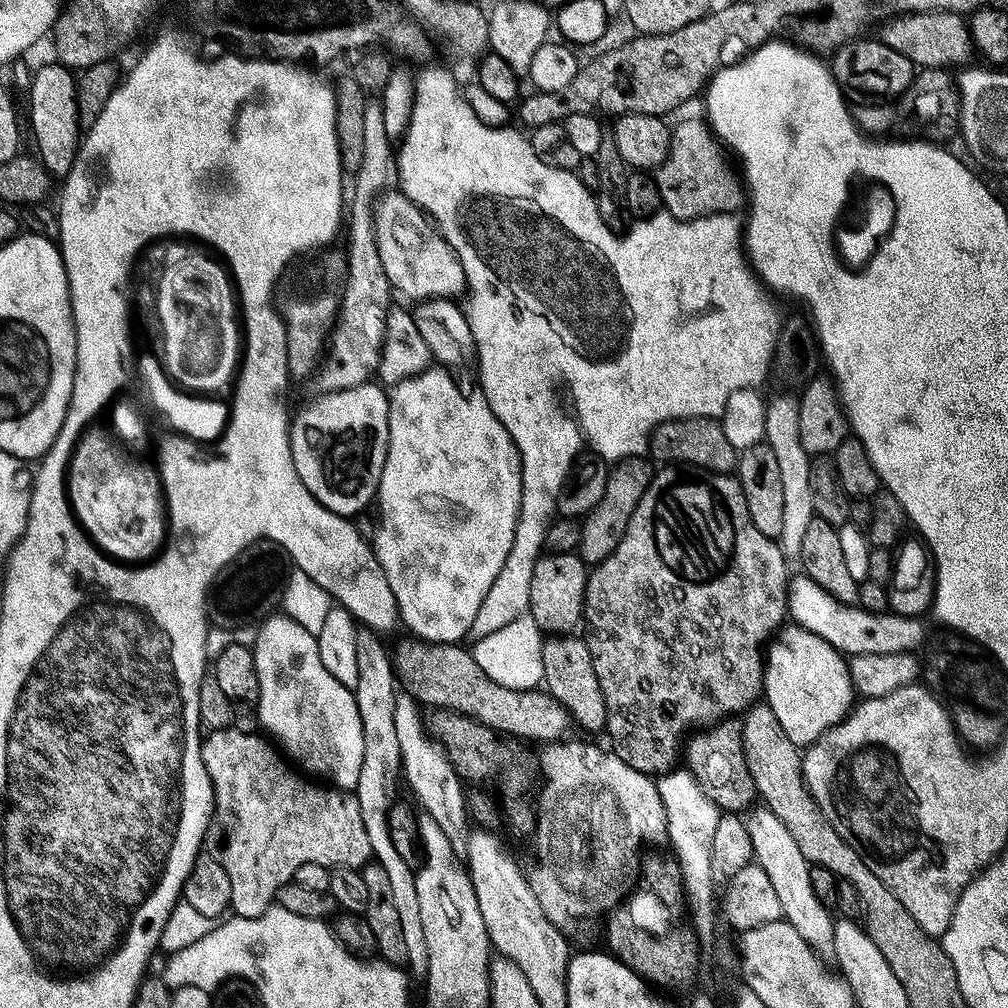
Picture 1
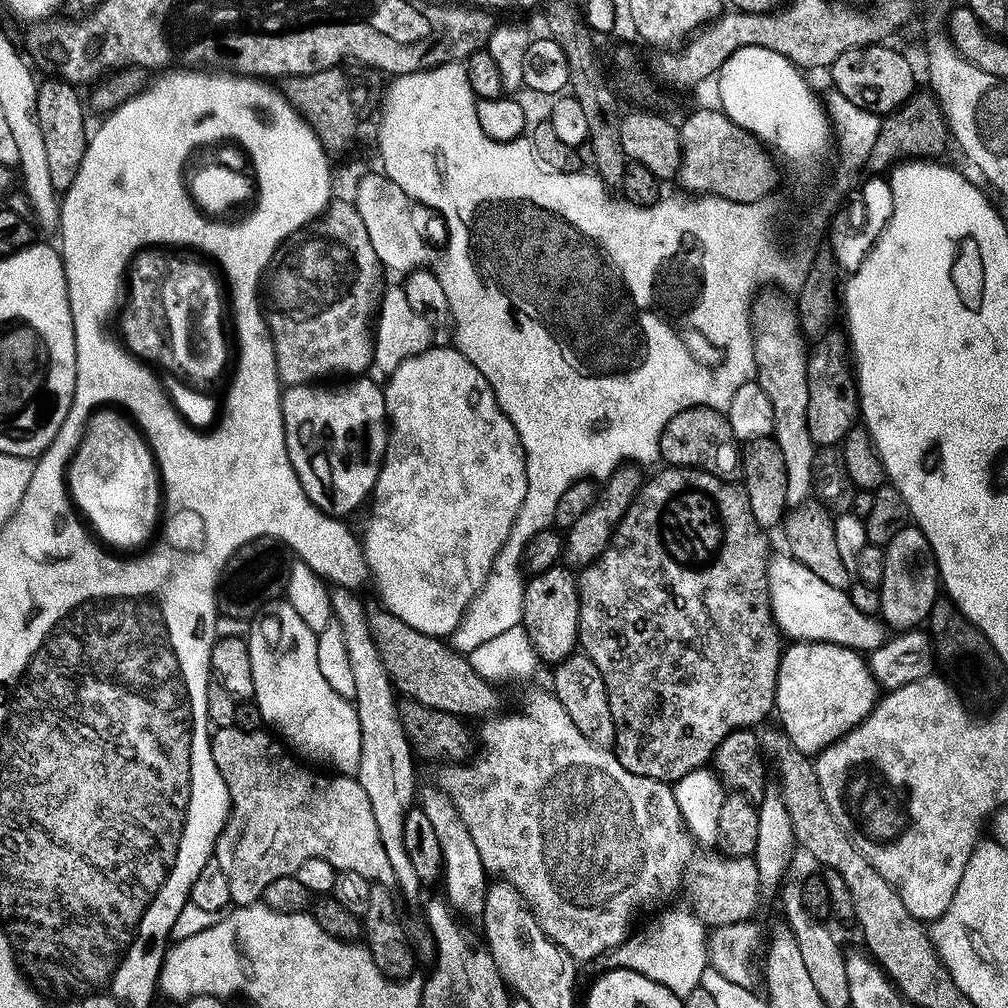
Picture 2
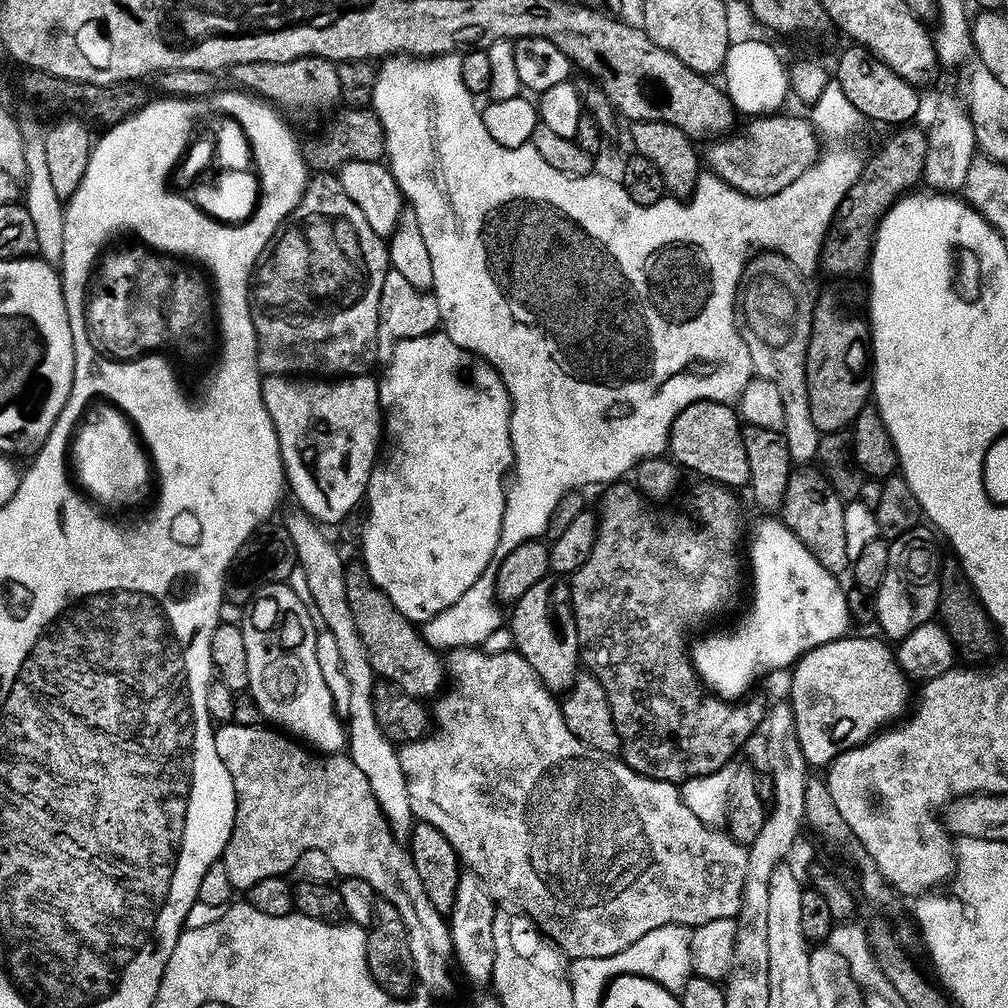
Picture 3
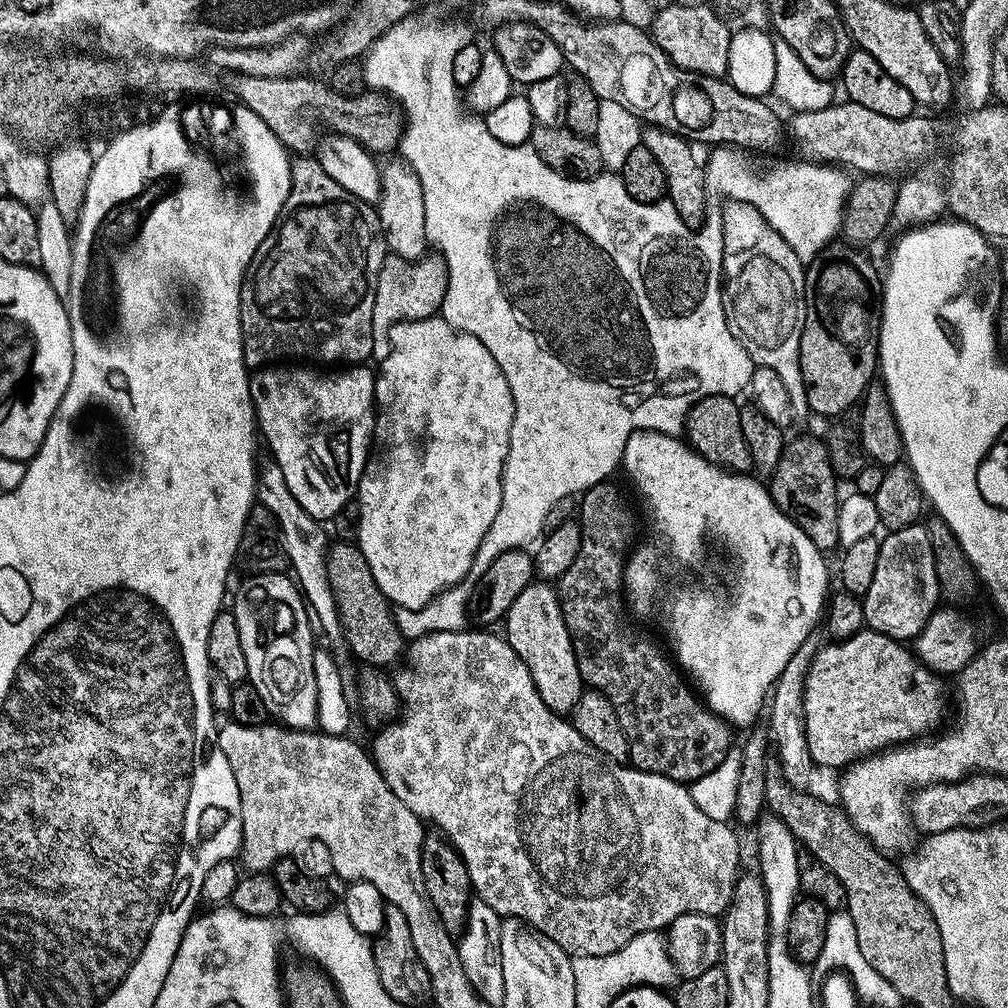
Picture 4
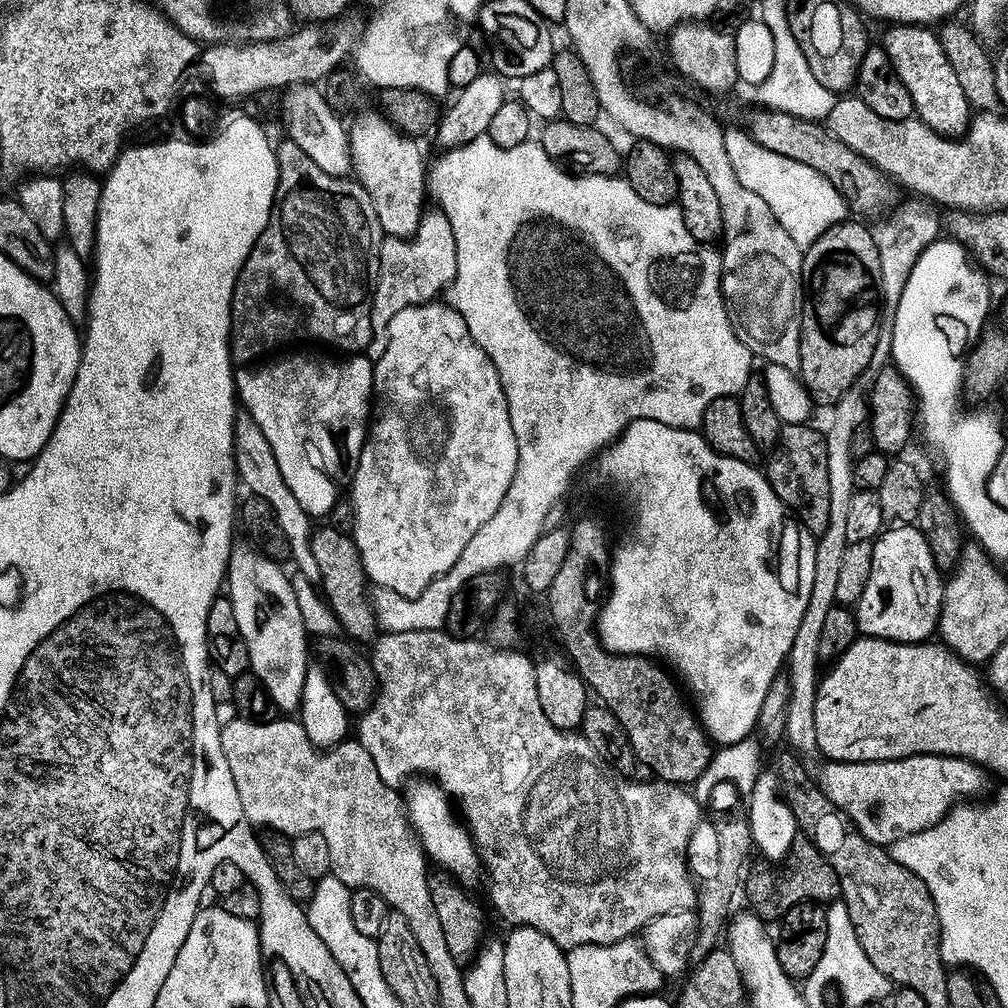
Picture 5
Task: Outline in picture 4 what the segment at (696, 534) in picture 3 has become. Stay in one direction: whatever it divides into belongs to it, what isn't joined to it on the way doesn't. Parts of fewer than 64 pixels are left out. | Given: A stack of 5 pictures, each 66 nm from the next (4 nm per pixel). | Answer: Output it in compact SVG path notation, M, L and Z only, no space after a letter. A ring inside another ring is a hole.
M612 482L595 484L579 497L578 503L580 503L578 521L581 528L581 546L577 558L558 579L555 590L560 600L562 618L565 619L566 628L573 642L581 678L589 689L601 692L613 706L629 746L628 759L631 767L639 768L641 772L662 774L685 786L691 785L693 781L710 774L718 767L734 747L733 725L722 717L715 716L702 703L701 697L688 689L689 681L670 659L667 651L664 653L650 637L628 628L627 622L624 621L624 608L626 612L624 566L628 563L630 549L633 547L632 512L624 505L619 490Z

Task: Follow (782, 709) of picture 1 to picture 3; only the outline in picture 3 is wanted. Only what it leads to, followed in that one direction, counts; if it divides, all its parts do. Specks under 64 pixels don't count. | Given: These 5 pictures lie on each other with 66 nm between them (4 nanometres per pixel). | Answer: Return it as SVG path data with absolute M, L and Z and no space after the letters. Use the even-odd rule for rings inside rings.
M855 634L842 636L838 640L831 640L829 644L811 648L791 669L793 672L790 703L794 726L797 728L797 738L805 761L813 769L827 769L835 756L866 743L877 732L895 725L909 711L910 681L896 661L893 649L883 639L880 640L871 640L868 636Z

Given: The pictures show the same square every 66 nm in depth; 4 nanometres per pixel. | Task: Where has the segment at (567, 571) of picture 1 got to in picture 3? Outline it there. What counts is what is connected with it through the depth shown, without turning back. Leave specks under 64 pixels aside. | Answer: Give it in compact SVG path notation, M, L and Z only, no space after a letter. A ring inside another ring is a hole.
M556 576L542 578L513 603L511 610L508 627L515 651L526 658L550 692L565 693L580 670L580 643L567 581Z

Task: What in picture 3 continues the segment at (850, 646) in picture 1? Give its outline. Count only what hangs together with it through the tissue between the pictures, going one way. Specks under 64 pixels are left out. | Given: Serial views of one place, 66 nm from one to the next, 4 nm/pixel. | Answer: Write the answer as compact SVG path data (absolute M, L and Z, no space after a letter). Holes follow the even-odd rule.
M780 518L774 520L760 520L752 528L752 541L746 544L746 560L752 563L752 576L750 572L750 584L752 580L752 605L748 608L748 617L733 630L732 633L716 632L713 636L704 636L695 645L690 648L692 664L696 668L696 673L700 675L701 680L711 691L715 692L721 700L739 701L741 698L747 697L753 691L752 683L759 678L763 672L772 672L775 668L787 669L789 666L795 665L804 653L809 652L811 648L817 648L823 644L829 644L831 640L838 640L842 636L849 635L848 628L848 600L844 597L844 588L839 584L837 577L833 573L828 572L815 560L814 554L805 546L795 534L787 528Z

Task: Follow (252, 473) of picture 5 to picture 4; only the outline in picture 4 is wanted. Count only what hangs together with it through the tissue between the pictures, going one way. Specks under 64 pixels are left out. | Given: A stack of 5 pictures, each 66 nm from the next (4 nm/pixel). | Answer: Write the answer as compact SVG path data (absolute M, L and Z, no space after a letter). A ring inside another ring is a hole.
M271 458L265 460L265 464L263 461L258 468L257 501L274 514L279 540L285 544L291 575L297 583L300 594L303 596L305 604L308 605L319 631L321 628L325 638L328 639L327 647L340 668L345 698L350 702L355 701L358 695L358 668L344 639L343 624L339 620L334 591L331 590L330 580L327 578L327 554L330 538L324 533L325 525L321 521L315 520L310 514L306 514L306 510L302 510L302 506L298 506L298 498L294 498L294 494L290 494L290 486L286 486L286 477L282 475L282 466L278 466Z

